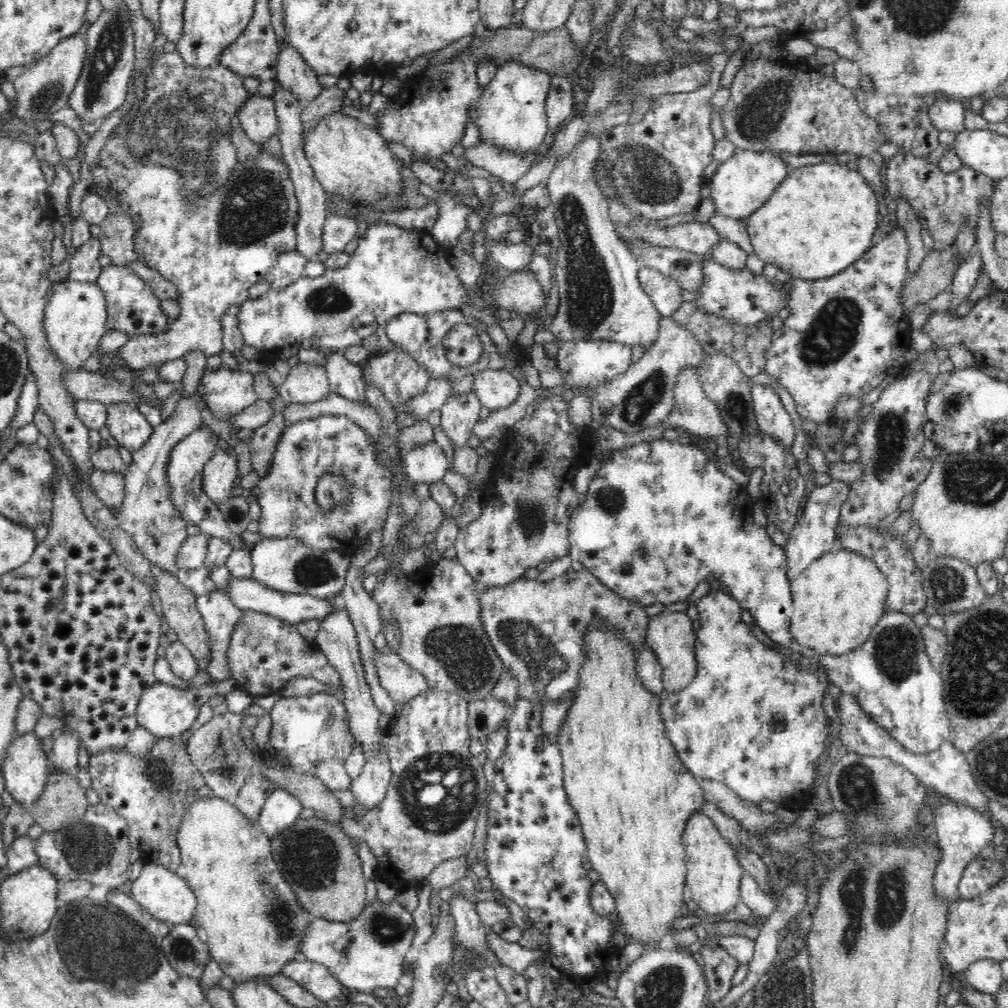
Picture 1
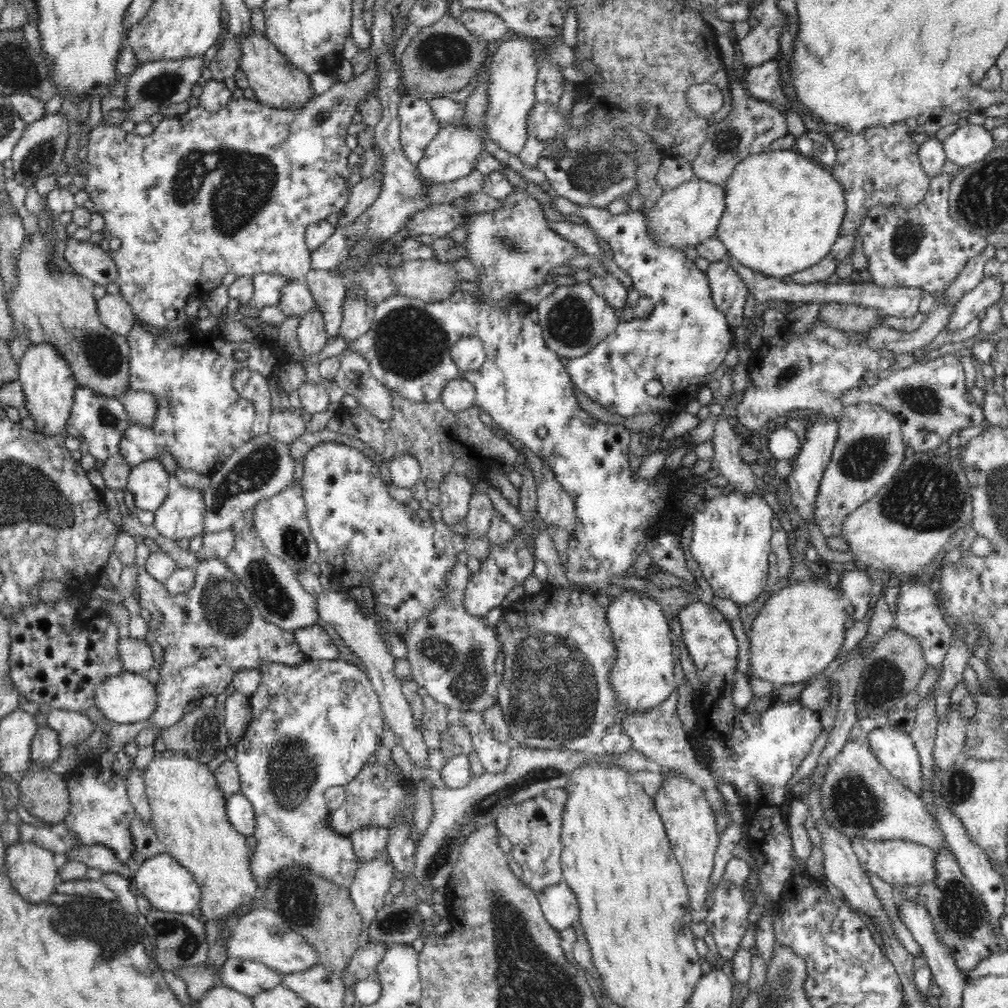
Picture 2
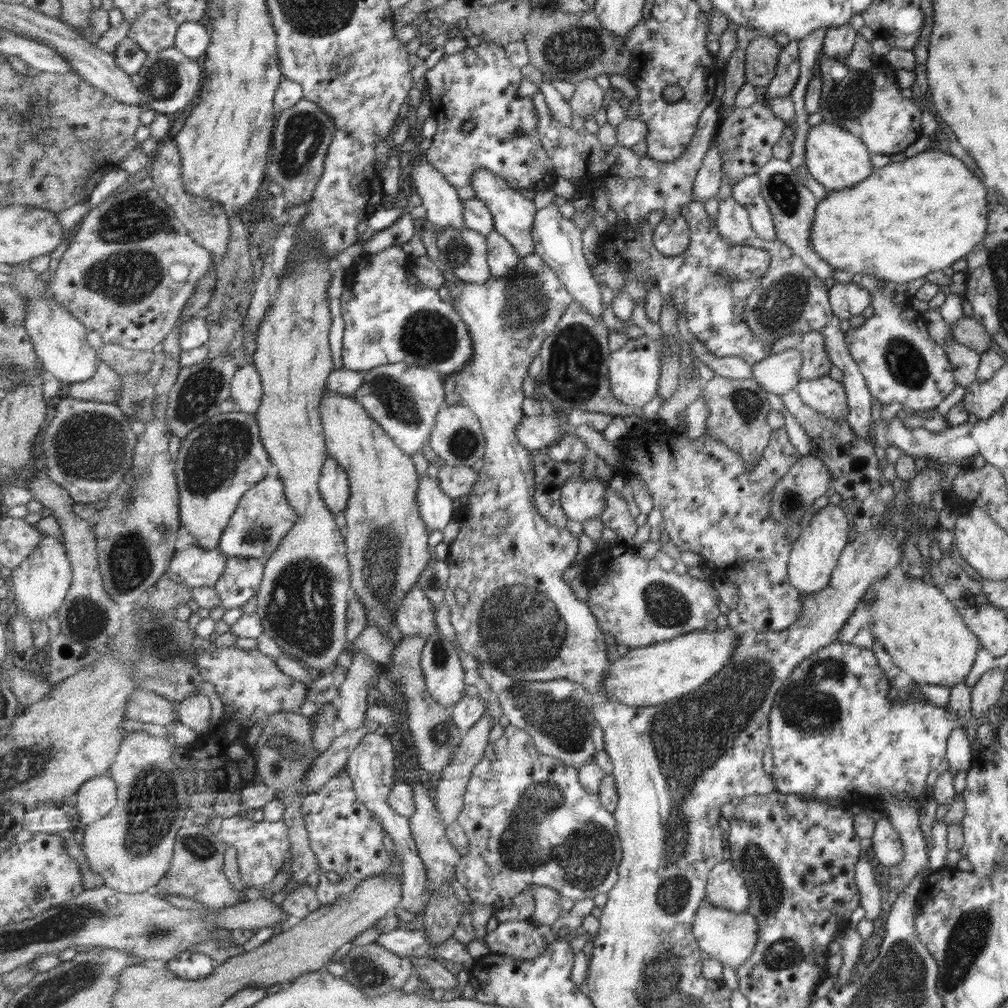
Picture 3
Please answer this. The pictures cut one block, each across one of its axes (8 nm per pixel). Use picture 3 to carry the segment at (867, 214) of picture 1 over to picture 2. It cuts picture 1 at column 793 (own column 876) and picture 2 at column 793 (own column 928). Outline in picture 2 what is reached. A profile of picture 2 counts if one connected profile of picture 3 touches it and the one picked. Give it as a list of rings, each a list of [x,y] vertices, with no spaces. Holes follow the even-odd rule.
[[[794,148],[750,154],[734,166],[722,187],[725,208],[715,236],[722,241],[727,254],[746,268],[781,279],[820,262],[839,237],[846,215],[842,186],[830,175],[830,168],[805,158]]]

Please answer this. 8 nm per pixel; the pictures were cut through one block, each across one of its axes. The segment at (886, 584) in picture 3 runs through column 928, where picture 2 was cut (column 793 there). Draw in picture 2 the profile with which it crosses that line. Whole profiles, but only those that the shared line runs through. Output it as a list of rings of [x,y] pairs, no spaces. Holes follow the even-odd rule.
[[[804,581],[782,588],[768,598],[748,632],[747,671],[744,673],[748,681],[766,680],[775,689],[792,683],[801,686],[805,681],[820,677],[836,658],[846,636],[844,623],[852,605],[843,595],[843,589],[827,585]]]

